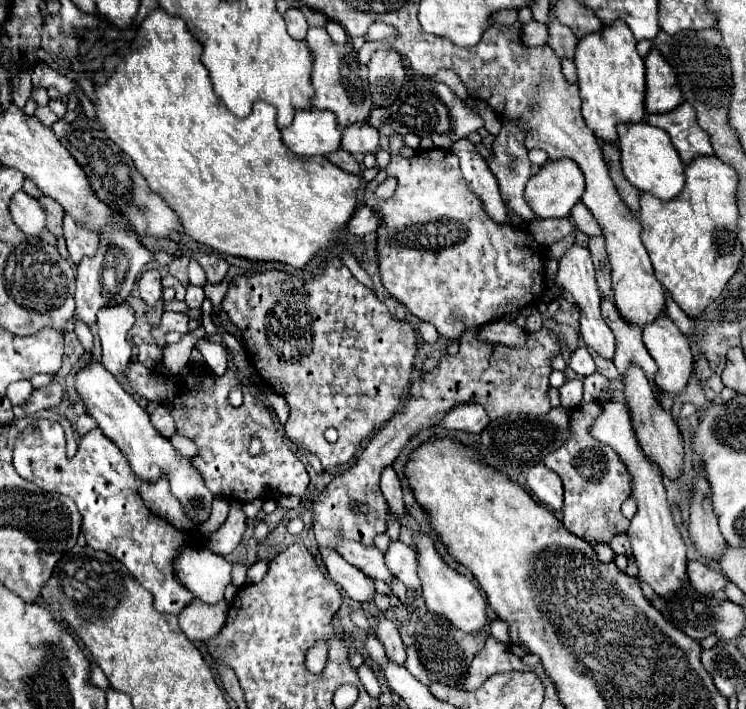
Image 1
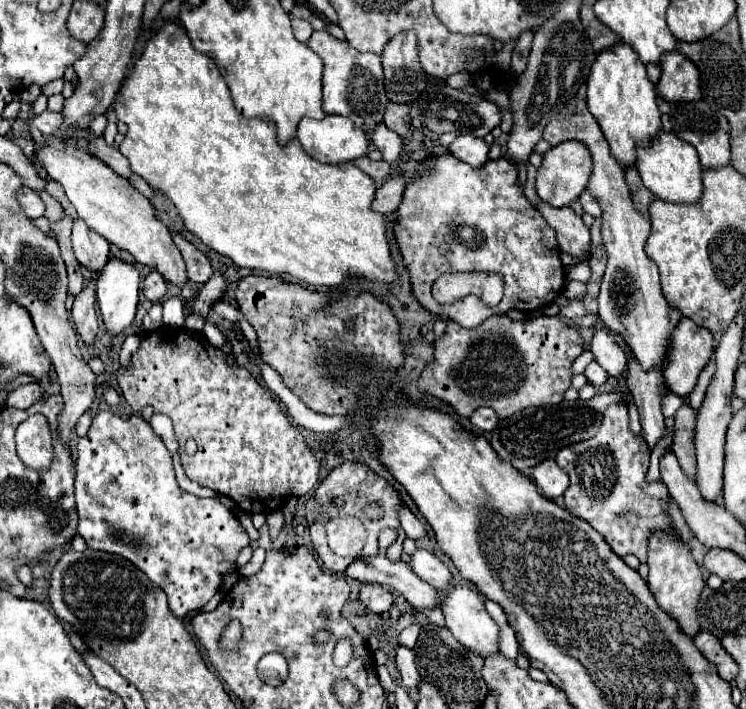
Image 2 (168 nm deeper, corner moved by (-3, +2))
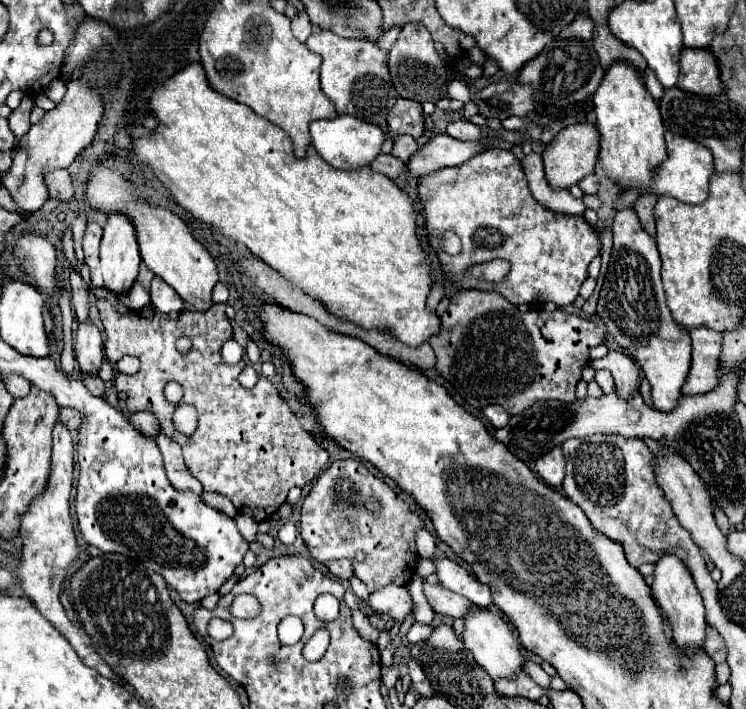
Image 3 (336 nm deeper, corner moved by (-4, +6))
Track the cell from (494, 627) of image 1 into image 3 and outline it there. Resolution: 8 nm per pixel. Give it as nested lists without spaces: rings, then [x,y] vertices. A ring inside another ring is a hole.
[[[449,558],[435,560],[435,564],[437,564],[437,576],[447,590],[469,598],[477,606],[489,606],[493,602],[489,588],[483,582],[479,582],[473,574],[469,574],[469,570],[463,568],[461,564]]]

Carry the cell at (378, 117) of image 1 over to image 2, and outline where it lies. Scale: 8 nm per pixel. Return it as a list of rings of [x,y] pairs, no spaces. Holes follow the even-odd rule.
[[[388,104],[382,122],[384,122],[390,130],[394,130],[396,134],[404,136],[404,134],[408,132],[408,124],[410,124],[408,106],[406,106],[406,104]]]

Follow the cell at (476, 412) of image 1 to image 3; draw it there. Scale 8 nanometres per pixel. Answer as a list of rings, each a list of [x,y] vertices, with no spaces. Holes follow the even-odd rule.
[[[495,404],[483,408],[483,414],[495,428],[503,428],[509,422],[509,414],[501,406],[495,406]]]

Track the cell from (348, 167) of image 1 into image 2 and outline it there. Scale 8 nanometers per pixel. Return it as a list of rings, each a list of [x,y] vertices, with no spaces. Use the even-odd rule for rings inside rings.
[[[362,156],[362,158],[356,158],[352,164],[358,166],[362,172],[366,172],[374,182],[382,182],[382,180],[390,178],[390,174],[392,174],[392,164],[386,160],[374,162],[368,156]]]

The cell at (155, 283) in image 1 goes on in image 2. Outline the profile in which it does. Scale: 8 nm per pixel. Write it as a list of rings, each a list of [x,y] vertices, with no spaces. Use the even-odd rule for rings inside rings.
[[[152,270],[144,278],[144,282],[142,282],[142,294],[148,300],[152,300],[152,302],[160,302],[164,298],[164,294],[166,294],[166,282],[164,282],[164,278],[162,278],[160,272]]]

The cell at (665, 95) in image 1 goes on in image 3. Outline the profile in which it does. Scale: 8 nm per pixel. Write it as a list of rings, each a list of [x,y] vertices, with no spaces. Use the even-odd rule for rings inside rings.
[[[681,50],[681,76],[679,84],[681,90],[691,94],[715,96],[723,92],[723,82],[719,82],[719,66],[715,56],[709,50]]]

